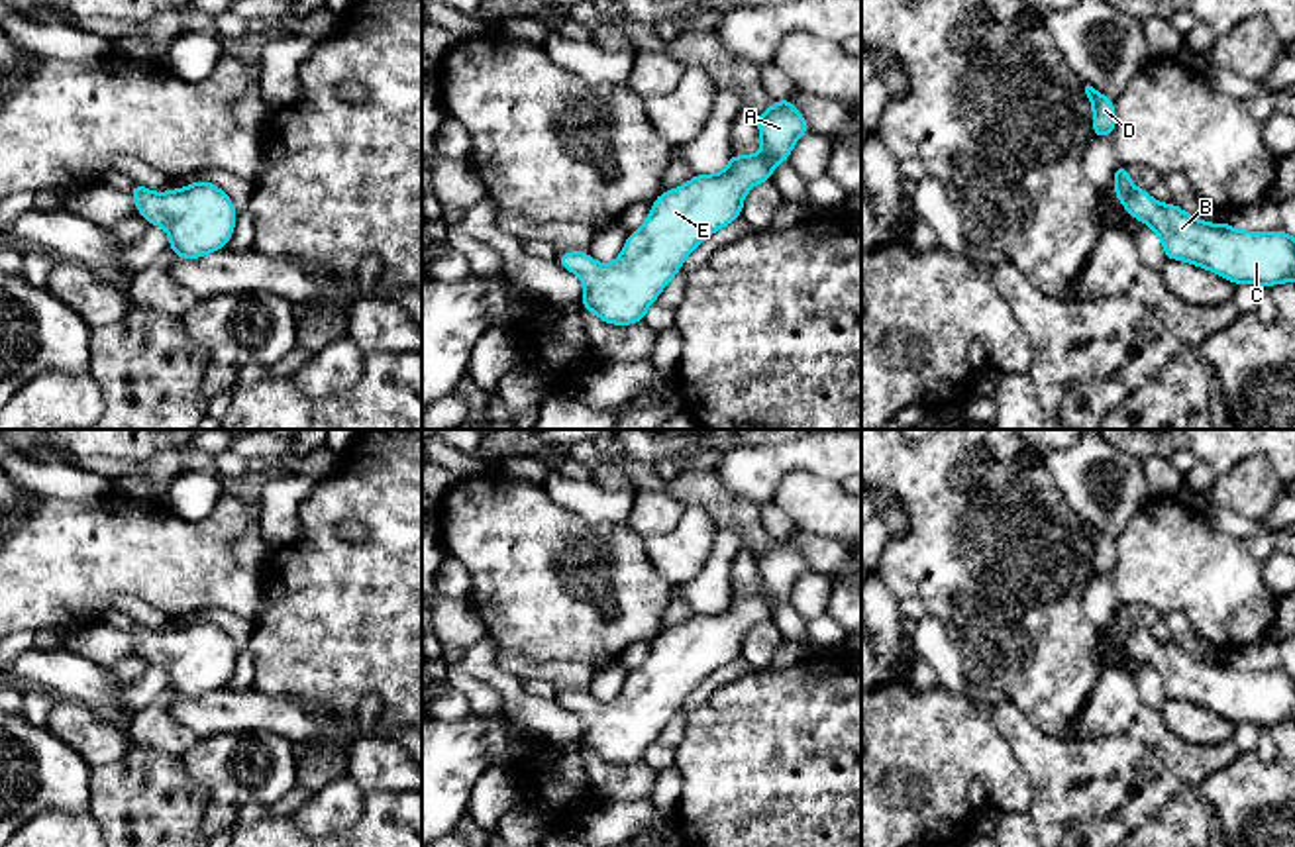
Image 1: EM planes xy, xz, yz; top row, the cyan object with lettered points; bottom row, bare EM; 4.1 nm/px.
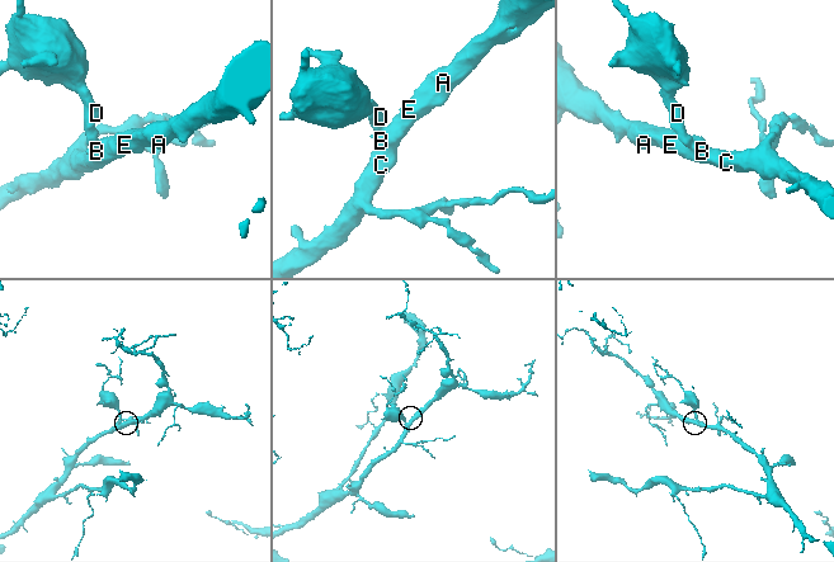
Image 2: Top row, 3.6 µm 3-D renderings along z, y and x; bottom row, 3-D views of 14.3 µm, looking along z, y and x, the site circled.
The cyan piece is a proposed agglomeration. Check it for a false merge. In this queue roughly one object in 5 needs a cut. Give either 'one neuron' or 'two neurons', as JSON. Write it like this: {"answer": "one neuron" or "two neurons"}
{"answer": "one neuron"}

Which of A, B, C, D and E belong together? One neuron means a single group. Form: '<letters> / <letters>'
A B C D E

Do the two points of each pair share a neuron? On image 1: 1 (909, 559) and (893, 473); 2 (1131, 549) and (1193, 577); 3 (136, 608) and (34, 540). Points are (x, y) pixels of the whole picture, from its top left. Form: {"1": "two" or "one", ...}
{"1": "one", "2": "one", "3": "two"}

